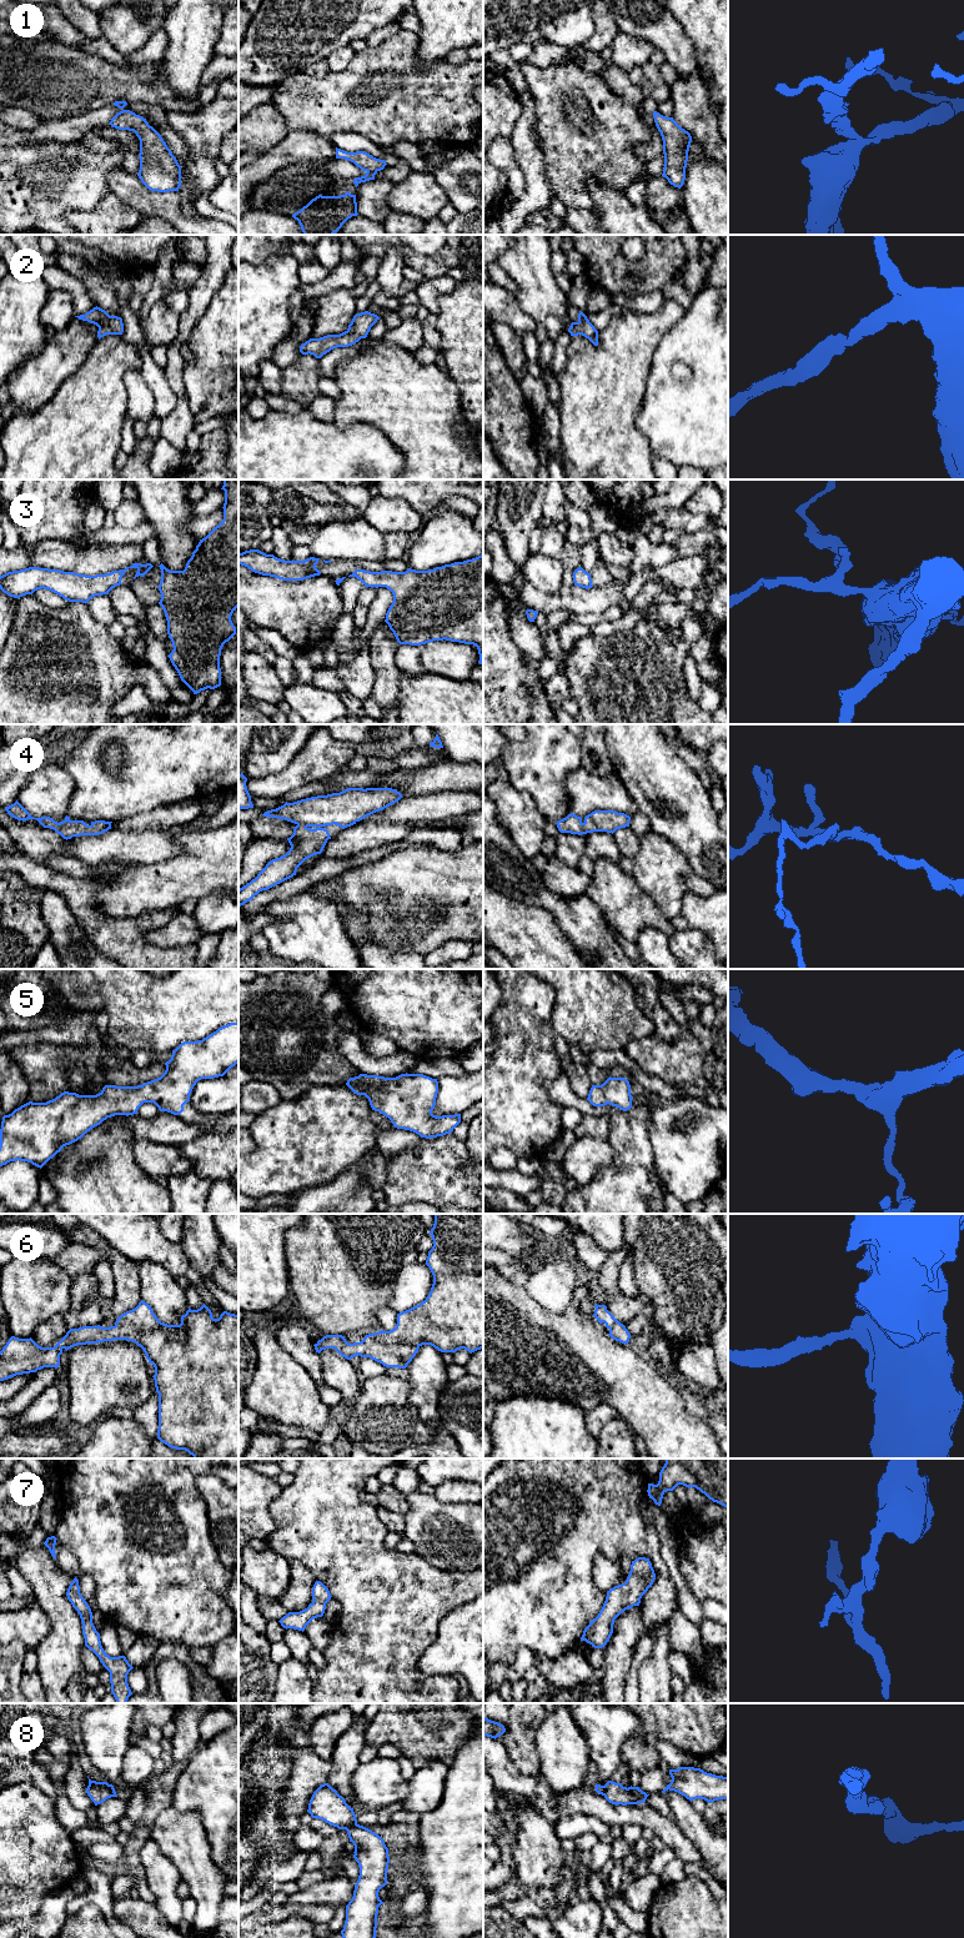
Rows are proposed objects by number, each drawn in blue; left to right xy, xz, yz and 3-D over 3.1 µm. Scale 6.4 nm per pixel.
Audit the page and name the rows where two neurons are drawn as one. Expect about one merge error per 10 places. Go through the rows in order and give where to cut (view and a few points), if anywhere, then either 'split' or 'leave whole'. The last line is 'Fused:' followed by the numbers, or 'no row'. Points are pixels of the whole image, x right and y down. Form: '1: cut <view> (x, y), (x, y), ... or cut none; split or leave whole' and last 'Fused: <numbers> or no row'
1: cut none; leave whole
2: cut none; leave whole
3: cut none; leave whole
4: cut none; leave whole
5: cut none; leave whole
6: cut none; leave whole
7: cut none; leave whole
8: cut none; leave whole
Fused: no row

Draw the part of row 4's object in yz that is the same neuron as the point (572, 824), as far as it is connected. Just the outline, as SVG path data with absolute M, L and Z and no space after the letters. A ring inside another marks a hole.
M594 810L583 819L571 813L558 820L557 828L561 833L587 834L593 832L614 833L617 829L629 827L631 817L616 810Z

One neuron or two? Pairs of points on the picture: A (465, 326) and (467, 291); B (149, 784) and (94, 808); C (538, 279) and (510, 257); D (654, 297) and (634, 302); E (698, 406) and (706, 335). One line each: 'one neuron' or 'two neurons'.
A: one neuron
B: one neuron
C: one neuron
D: one neuron
E: one neuron

